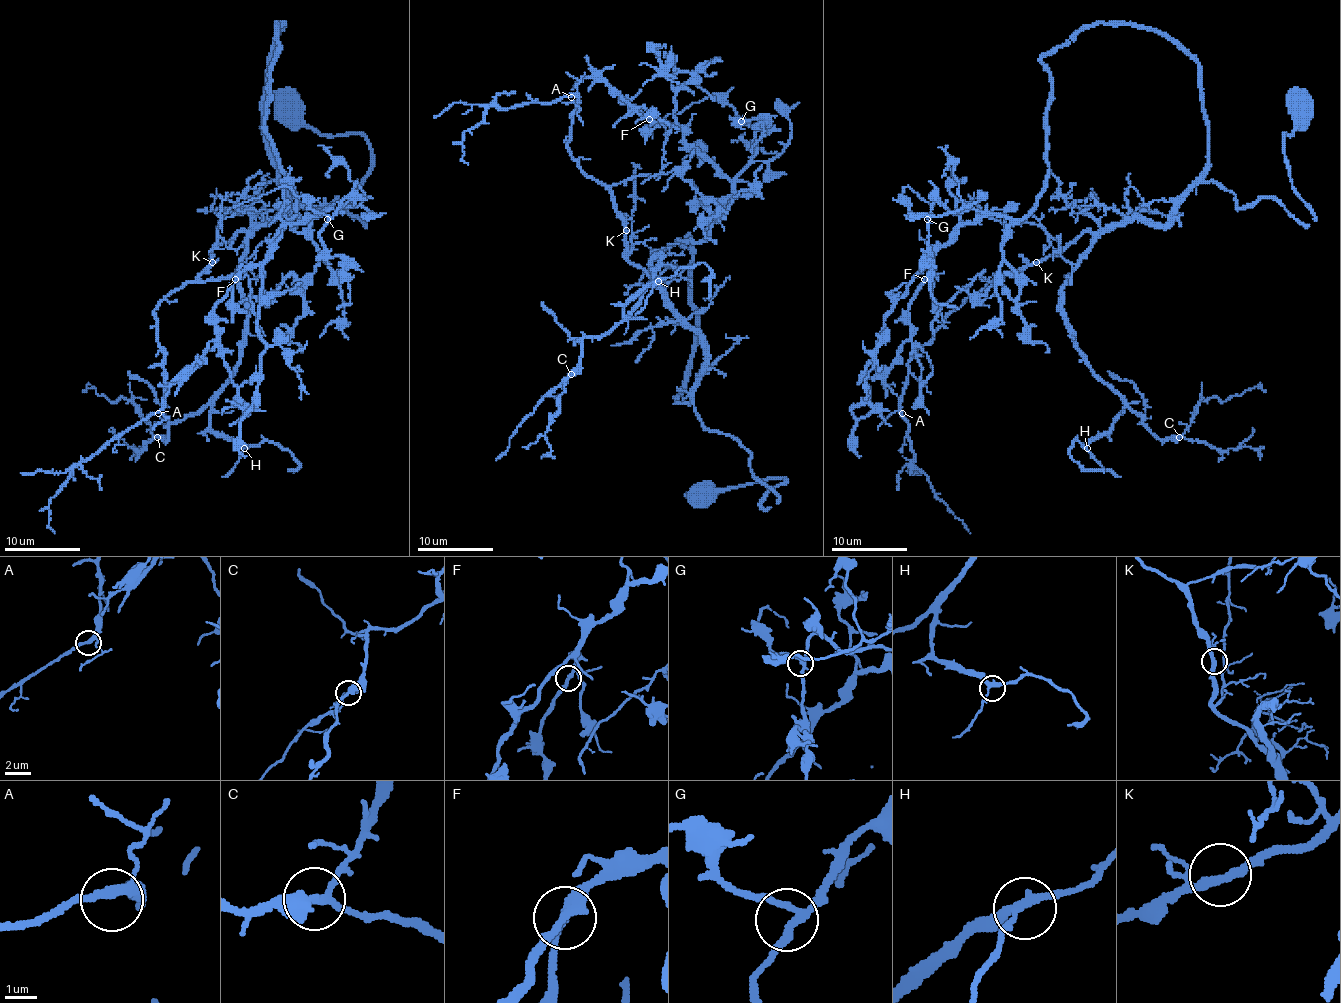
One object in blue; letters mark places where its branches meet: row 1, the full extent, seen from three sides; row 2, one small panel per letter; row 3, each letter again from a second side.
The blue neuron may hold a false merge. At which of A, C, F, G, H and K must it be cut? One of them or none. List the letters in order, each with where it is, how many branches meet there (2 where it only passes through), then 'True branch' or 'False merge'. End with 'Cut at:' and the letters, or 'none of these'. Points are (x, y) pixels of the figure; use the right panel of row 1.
A: Place: (902, 413). Branches: 3. True branch
C: Place: (1179, 437). Branches: 3. True branch
F: Place: (924, 279). Branches: 3. True branch
G: Place: (927, 219). Branches: 3. True branch
H: Place: (1087, 448). Branches: 3. True branch
K: Place: (1036, 262). Branches: 3. True branch
Cut at: none of these

